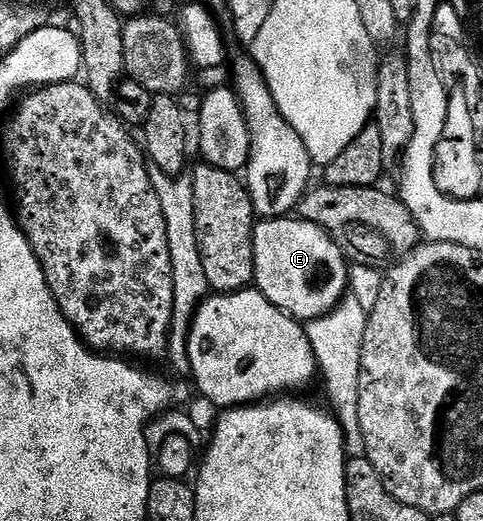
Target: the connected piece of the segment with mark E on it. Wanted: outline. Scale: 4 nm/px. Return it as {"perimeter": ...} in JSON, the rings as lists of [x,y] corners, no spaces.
{"perimeter":[[[273,216],[268,220],[255,226],[255,282],[261,293],[277,305],[285,305],[298,320],[315,319],[336,309],[346,297],[351,266],[345,263],[334,235],[300,216]]]}

